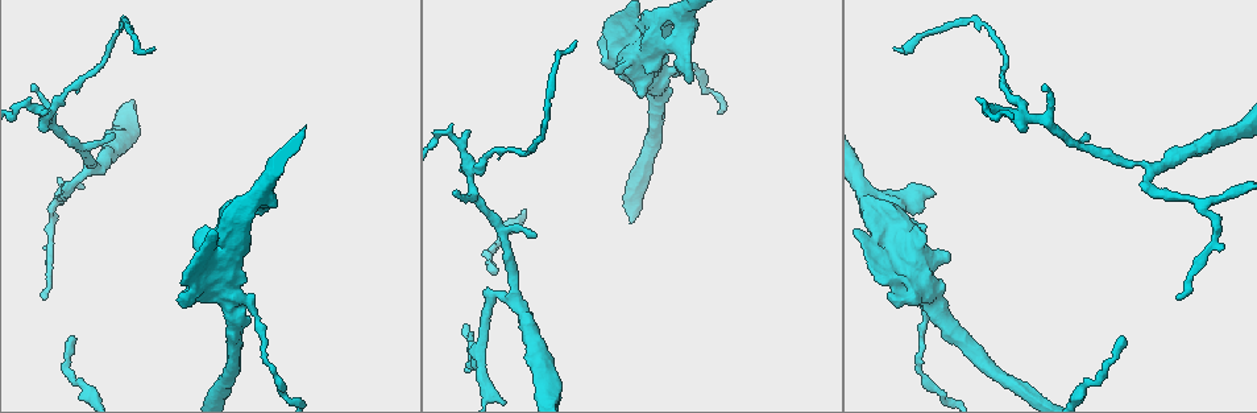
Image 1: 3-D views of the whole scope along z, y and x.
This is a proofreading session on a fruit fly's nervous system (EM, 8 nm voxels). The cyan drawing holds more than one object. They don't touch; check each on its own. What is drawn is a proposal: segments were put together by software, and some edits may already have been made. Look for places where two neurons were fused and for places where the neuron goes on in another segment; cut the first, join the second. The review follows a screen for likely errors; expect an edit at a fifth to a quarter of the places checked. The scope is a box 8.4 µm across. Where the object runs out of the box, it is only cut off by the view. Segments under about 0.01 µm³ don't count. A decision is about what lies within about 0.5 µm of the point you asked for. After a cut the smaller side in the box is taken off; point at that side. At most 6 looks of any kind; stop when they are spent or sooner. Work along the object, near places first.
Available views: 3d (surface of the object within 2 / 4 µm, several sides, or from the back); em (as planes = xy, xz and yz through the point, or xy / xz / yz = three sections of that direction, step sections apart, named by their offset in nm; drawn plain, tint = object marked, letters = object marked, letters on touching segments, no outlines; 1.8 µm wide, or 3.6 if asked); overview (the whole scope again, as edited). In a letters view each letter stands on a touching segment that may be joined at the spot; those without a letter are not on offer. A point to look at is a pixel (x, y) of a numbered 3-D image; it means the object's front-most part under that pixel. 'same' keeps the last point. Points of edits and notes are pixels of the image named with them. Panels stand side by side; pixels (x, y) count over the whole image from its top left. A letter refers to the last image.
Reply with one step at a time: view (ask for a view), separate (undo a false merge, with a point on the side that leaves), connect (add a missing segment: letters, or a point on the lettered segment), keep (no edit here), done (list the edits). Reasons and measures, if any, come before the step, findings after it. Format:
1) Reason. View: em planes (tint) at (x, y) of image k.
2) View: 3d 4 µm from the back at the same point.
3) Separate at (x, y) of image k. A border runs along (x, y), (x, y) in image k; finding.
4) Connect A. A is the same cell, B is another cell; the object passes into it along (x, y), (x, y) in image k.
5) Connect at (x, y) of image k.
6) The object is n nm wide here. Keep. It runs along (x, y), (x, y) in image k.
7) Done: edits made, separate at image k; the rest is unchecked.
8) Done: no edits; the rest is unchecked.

A narrow waist. View: em planes (letters) at (256, 324) of image 1.

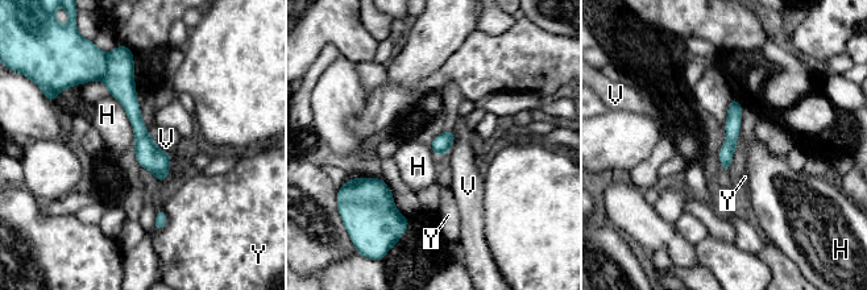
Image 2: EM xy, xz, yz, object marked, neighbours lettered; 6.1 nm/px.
Separate at (119, 81) of image 2. H, V and Y are other cells; a border runs along (108, 59), (108, 71), (102, 79) in image 2; two neurons meet here.

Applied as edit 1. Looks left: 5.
View: overview.

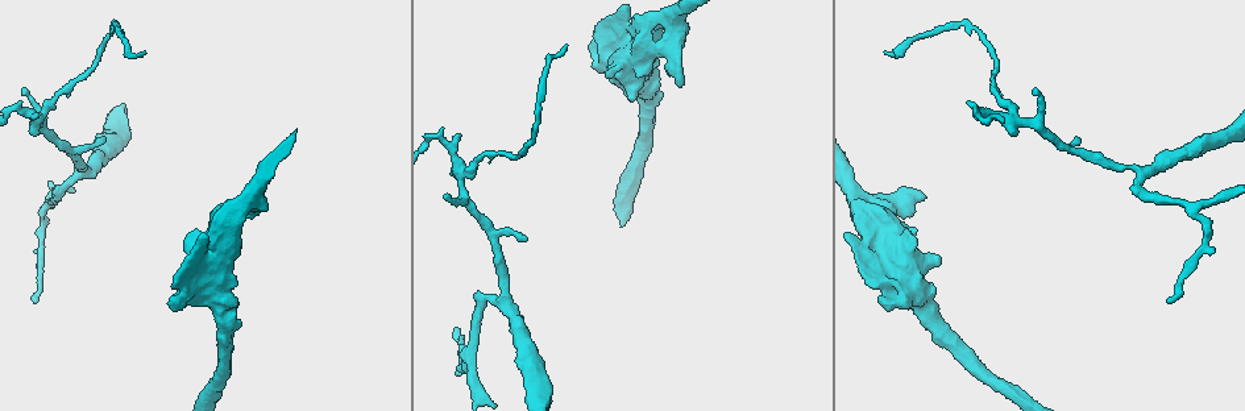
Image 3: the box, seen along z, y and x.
Closes a loop. View: 3d 4 µm from the back at (879, 256) of image 3.

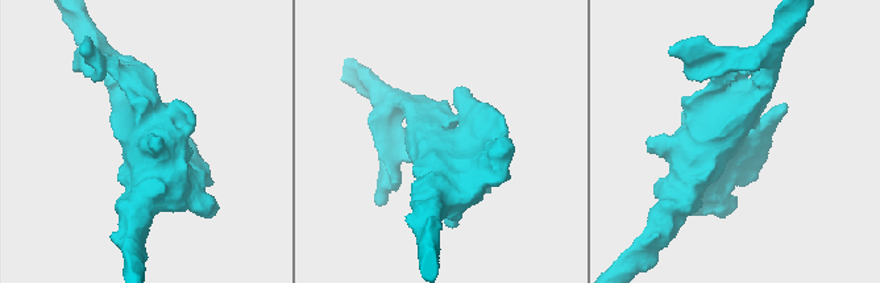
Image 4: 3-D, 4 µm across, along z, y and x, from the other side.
View: em 3.6 µm xy step 8 (tint) at (459, 139) of image 4.

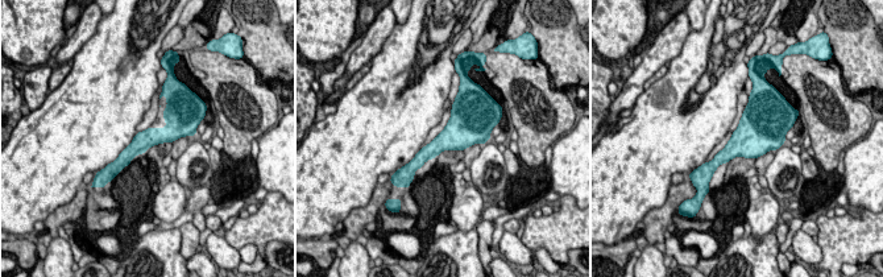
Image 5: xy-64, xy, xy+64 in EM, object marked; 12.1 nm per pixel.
View: em 3.6 µm planes (letters) at the same point.

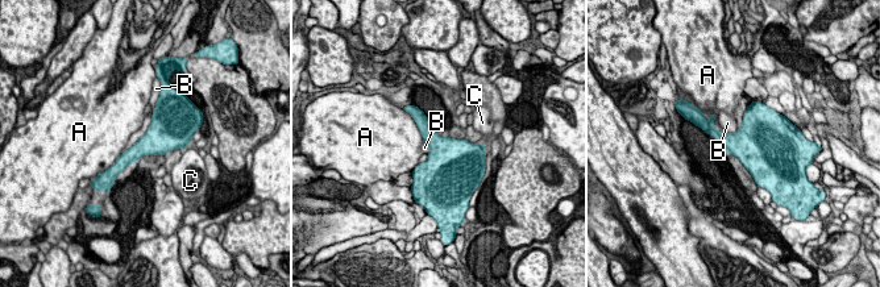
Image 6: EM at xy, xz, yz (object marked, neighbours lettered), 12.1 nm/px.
Keep. A, B and C are other cells; a border runs along (157, 102), (148, 129), (123, 153) in image 6; one neuron here.

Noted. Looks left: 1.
Branch stops here. View: em planes (letters) at (446, 194) of image 3.

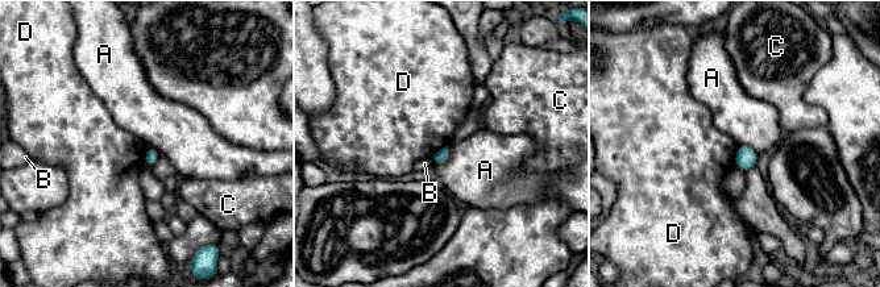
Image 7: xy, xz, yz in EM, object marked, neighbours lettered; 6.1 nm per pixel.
Keep. A, B, C and D are other cells; a border runs along (149, 146), (145, 152), (145, 166) in image 7; no lettered segment goes on from it.

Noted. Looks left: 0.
Done: edits made, separate at image 2; the rest is unchecked.

